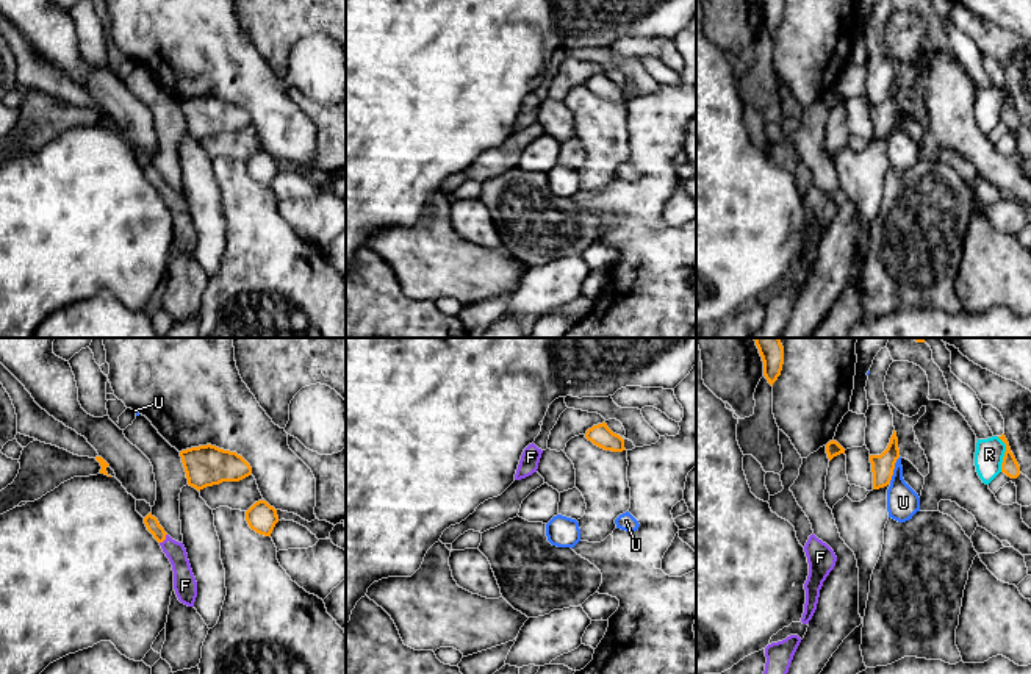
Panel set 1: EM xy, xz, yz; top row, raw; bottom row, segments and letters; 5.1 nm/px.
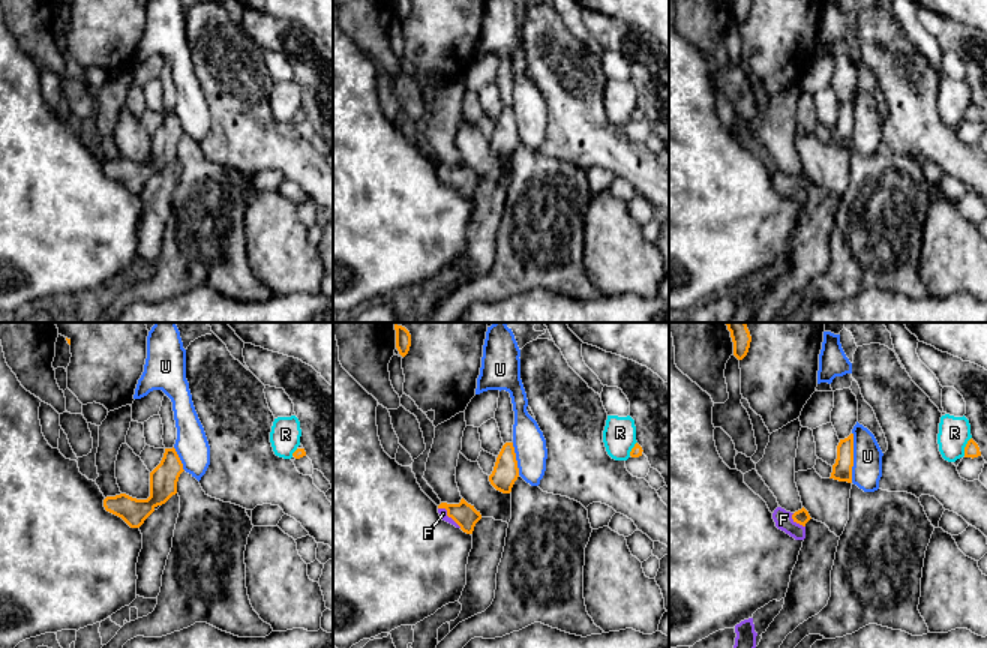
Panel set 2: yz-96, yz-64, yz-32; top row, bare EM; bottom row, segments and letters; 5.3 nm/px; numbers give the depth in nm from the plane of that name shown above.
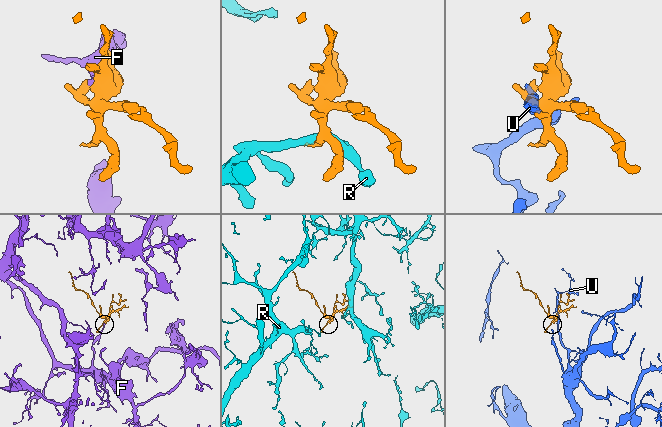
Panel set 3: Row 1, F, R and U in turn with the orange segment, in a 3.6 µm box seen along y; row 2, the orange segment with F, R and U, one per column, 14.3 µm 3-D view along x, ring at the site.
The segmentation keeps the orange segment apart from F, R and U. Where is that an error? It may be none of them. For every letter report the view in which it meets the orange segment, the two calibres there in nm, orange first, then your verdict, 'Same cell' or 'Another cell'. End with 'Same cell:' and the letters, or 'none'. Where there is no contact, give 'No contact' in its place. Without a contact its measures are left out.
F: Touches orange in xy. Thickness 70 nm (orange) against 110 nm. Same cell
R: Touches orange in yz. Thickness 90 nm (orange) against 150 nm. Another cell
U: Touches orange in yz. Thickness 120 nm (orange) against 170 nm. Another cell
Same cell: F

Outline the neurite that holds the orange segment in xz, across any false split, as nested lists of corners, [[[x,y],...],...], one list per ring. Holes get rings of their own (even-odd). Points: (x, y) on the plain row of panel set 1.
[[[605,72],[593,75],[587,80],[585,88],[591,91],[595,95],[612,100],[612,102],[623,102],[624,99],[624,89],[613,83]]]

